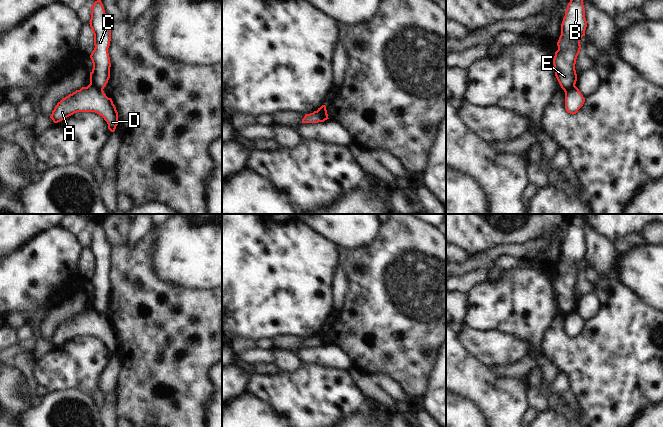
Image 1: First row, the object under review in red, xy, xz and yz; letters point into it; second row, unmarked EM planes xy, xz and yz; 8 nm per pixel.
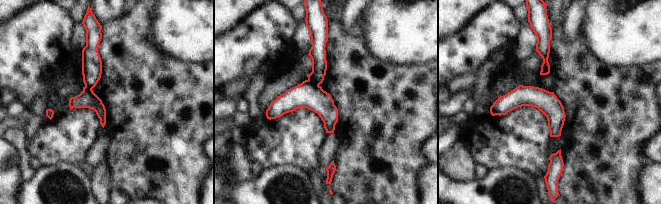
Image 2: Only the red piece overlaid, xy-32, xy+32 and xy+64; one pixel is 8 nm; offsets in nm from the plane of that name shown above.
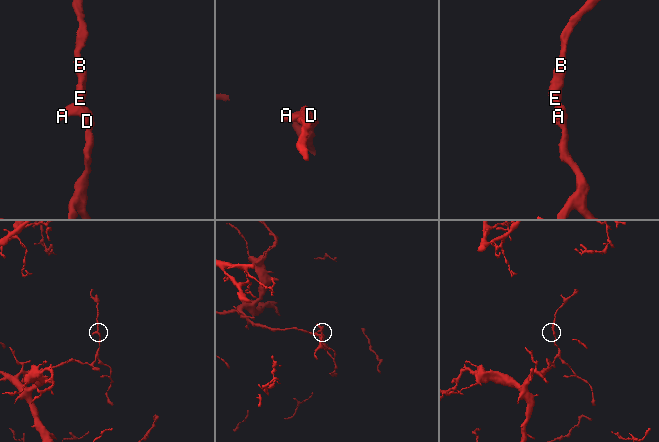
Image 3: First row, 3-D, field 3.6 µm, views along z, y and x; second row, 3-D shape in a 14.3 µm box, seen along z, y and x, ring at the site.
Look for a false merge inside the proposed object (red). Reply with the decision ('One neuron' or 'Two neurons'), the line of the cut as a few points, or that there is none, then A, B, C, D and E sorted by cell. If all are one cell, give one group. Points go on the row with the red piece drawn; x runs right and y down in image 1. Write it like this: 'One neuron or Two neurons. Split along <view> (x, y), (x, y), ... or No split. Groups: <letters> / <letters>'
Two neurons. Split along xy (90, 82), (102, 90). Groups: A D / B C E

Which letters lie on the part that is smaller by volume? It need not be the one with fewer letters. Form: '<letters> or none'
B, C, E

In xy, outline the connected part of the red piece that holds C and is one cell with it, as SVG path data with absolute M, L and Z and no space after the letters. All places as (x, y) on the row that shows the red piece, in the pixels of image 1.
M97 0L91 6L90 27L94 34L95 48L90 58L93 63L93 69L90 72L90 83L103 90L110 78L110 57L108 48L111 41L112 23L107 18L101 0Z

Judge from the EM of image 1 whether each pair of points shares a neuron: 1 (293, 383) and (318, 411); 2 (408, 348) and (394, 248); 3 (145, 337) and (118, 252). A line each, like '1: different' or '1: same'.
1: same
2: same
3: same

